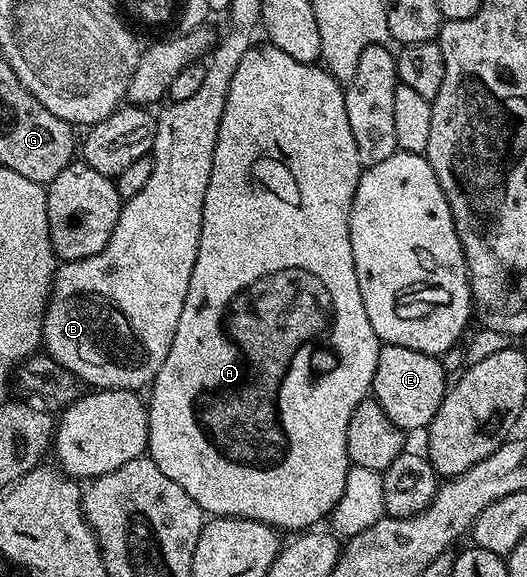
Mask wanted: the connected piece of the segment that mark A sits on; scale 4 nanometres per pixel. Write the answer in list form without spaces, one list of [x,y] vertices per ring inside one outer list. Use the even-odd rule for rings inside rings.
[[[269,44],[251,45],[228,88],[228,104],[224,104],[224,116],[216,136],[212,176],[208,180],[208,192],[204,192],[200,248],[196,252],[192,280],[188,280],[184,312],[180,312],[172,348],[168,348],[168,356],[154,377],[154,391],[148,403],[148,457],[168,480],[180,484],[207,515],[256,520],[279,532],[306,532],[317,527],[325,514],[326,517],[333,515],[334,505],[344,496],[344,484],[352,465],[348,456],[348,424],[358,405],[371,393],[383,347],[372,328],[372,320],[368,320],[368,312],[364,312],[360,284],[356,284],[356,264],[352,260],[350,209],[363,169],[352,127],[348,125],[343,83],[336,81],[321,65],[292,60],[292,56],[280,52],[280,48]]]

